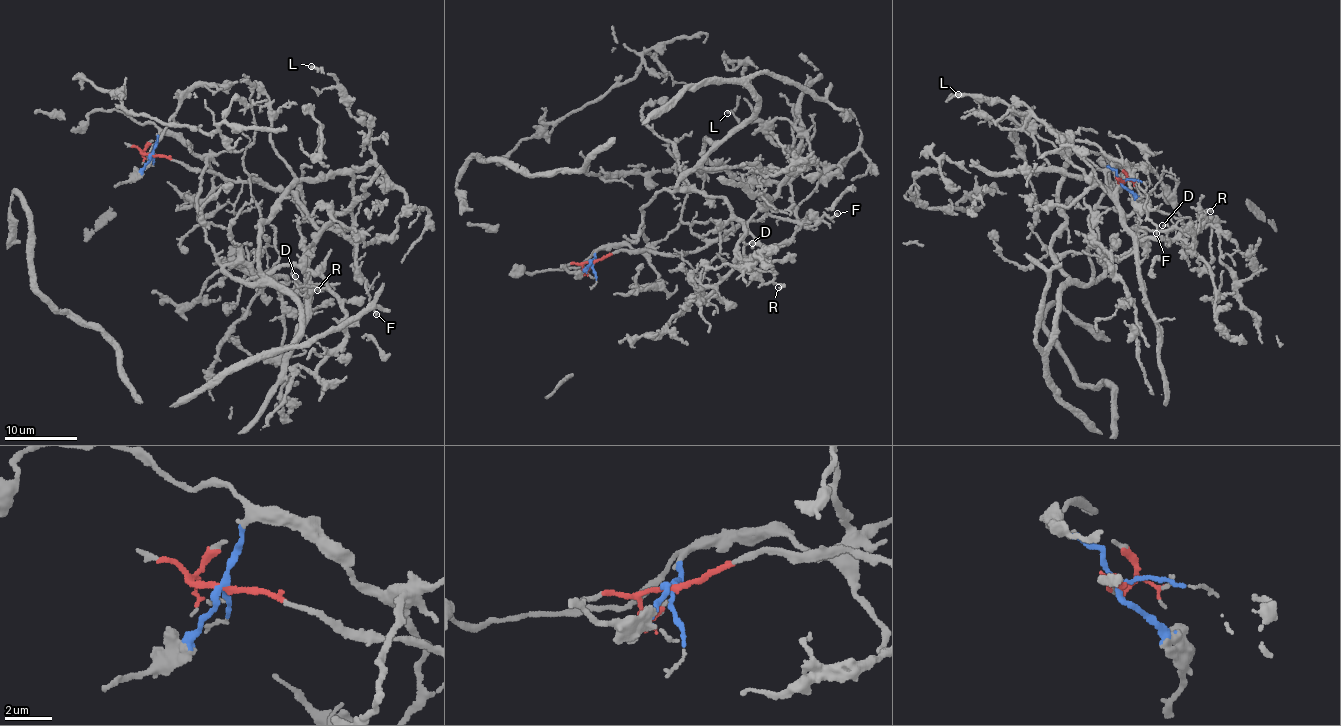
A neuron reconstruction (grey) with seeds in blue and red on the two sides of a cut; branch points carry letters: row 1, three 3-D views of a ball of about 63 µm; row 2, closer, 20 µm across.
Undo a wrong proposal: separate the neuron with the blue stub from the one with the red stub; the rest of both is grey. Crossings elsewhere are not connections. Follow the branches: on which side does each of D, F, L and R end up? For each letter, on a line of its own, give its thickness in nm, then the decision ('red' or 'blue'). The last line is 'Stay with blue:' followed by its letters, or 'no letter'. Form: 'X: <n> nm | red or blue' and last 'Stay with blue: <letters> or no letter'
D: 110 nm | red
F: 160 nm | red
L: 220 nm | blue
R: 160 nm | red
Stay with blue: L

